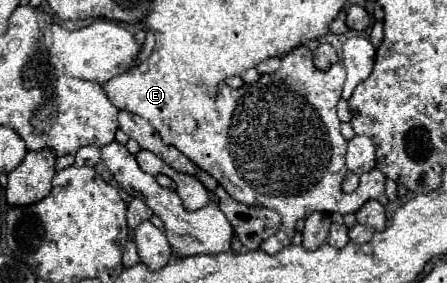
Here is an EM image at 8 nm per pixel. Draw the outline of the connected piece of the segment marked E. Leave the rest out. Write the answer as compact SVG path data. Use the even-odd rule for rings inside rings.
M306 44L292 48L286 56L282 56L282 66L276 72L260 76L254 84L242 84L240 88L230 88L220 84L216 92L210 92L202 82L186 82L178 80L174 72L174 60L166 56L166 50L156 48L142 64L134 66L126 74L120 74L104 84L106 94L118 110L128 110L152 122L164 142L174 144L182 150L190 160L198 164L204 172L212 174L220 186L238 202L246 202L250 206L268 206L274 208L282 216L282 228L276 236L270 236L260 244L260 250L268 254L276 254L288 244L292 244L294 228L302 216L308 216L314 210L322 212L356 212L366 200L378 200L382 204L388 202L384 192L384 174L378 168L372 168L370 174L362 176L362 182L356 192L344 194L342 180L346 174L344 152L346 140L340 132L340 118L336 114L336 104L342 98L342 86L346 80L346 70L338 62L330 70L320 72L312 66L312 52ZM190 114L194 120L192 130L182 128L182 116Z

